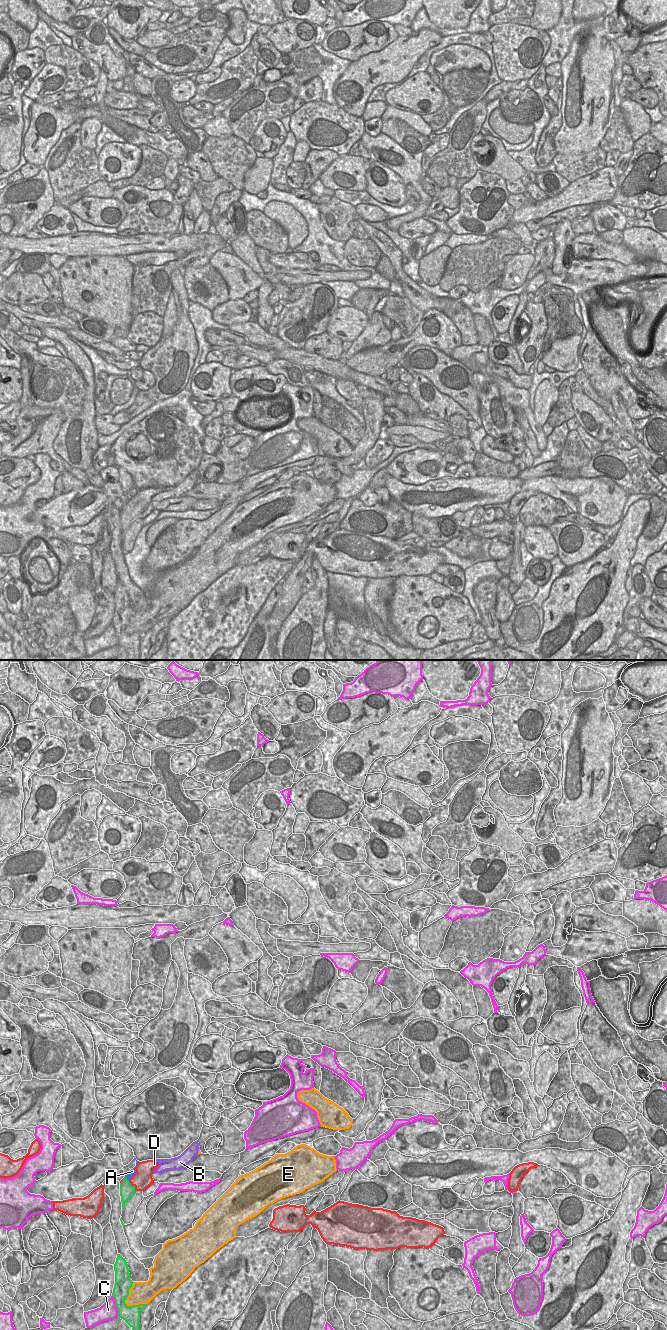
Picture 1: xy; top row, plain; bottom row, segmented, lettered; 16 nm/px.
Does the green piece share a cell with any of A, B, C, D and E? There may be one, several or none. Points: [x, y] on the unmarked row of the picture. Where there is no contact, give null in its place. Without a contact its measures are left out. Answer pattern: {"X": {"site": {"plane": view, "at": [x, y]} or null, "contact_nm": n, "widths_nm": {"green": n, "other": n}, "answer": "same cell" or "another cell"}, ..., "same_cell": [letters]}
{"A": {"site": {"plane": "xy", "at": [126, 507]}, "contact_nm": 80, "widths_nm": {"green": 220, "other": 90}, "answer": "another cell"}, "B": {"site": {"plane": "xy", "at": [129, 512]}, "contact_nm": 50, "widths_nm": {"green": 220, "other": 30}, "answer": "same cell"}, "C": {"site": {"plane": "xy", "at": [116, 634]}, "contact_nm": 360, "widths_nm": {"green": 260, "other": 280}, "answer": "another cell"}, "D": {"site": {"plane": "xy", "at": [133, 514]}, "contact_nm": 120, "widths_nm": {"green": 220, "other": 320}, "answer": "another cell"}, "E": {"site": {"plane": "xy", "at": [124, 631]}, "contact_nm": 420, "widths_nm": {"green": 280, "other": 280}, "answer": "another cell"}, "same_cell": ["B"]}

